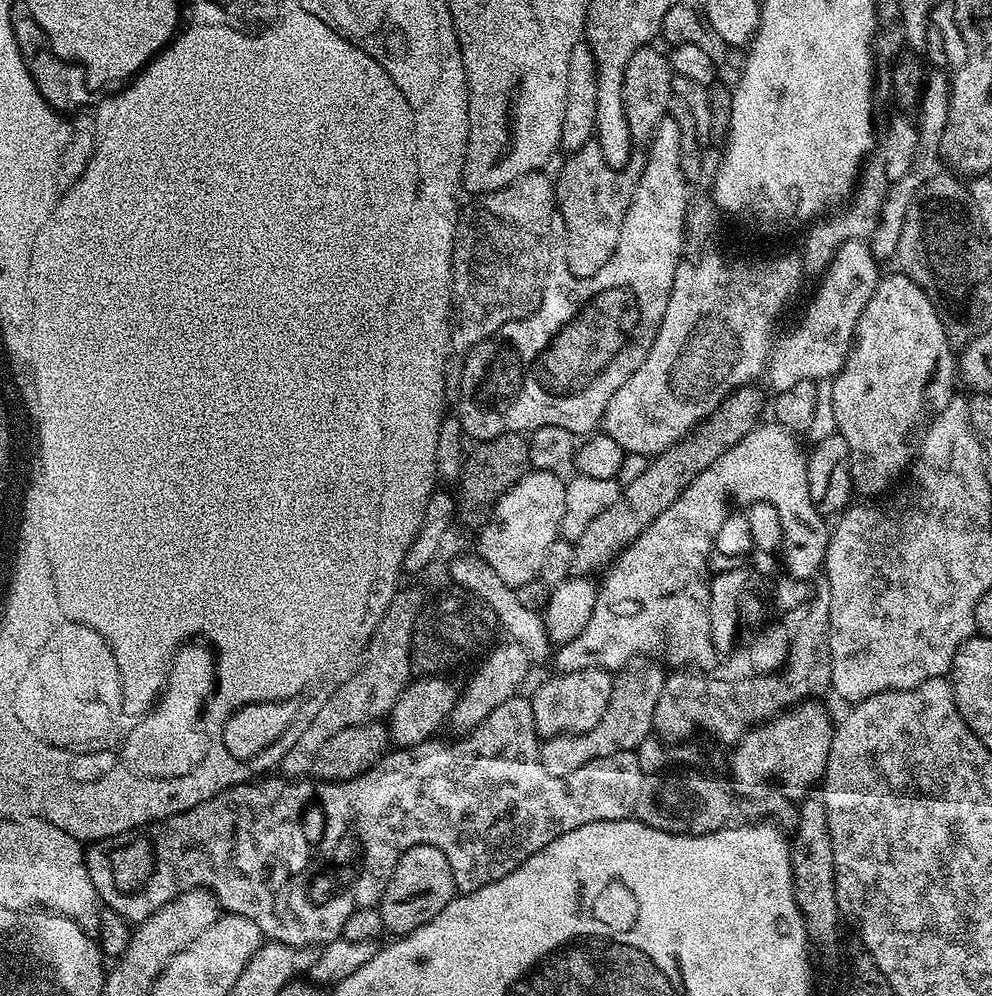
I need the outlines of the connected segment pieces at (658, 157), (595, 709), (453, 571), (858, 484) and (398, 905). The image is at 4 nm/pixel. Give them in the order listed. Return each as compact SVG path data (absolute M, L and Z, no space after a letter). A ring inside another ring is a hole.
M671 118L658 122L656 135L646 151L648 161L643 161L640 180L626 218L622 218L622 234L614 254L610 254L610 262L592 276L576 276L568 268L563 247L553 247L552 265L544 279L539 306L526 318L506 322L506 326L475 344L464 357L458 415L465 437L472 439L473 436L473 441L483 442L507 432L527 434L538 426L566 426L566 430L577 434L595 433L610 398L642 366L666 314L676 267L686 252L684 240L690 211L690 182L682 174L680 165L678 122Z
M587 668L577 672L552 674L552 677L537 690L531 693L534 710L534 726L537 737L573 736L586 730L594 730L610 706L613 673L607 668Z
M466 552L456 555L448 564L451 580L466 592L471 592L487 605L496 616L497 623L506 630L509 639L526 650L531 661L542 660L552 652L552 643L545 629L543 615L524 609L519 604L516 590L508 583L502 582L501 575L477 553Z
M899 270L893 273L893 276L885 275L881 279L870 302L866 302L846 362L832 380L836 431L846 438L846 446L850 446L852 487L860 498L876 498L879 492L887 493L887 488L905 475L920 447L924 429L932 417L944 409L946 402L952 400L952 376L954 380L958 372L953 345L948 342L946 330L930 298L926 298L924 291L909 276Z
M419 844L406 850L402 858L398 858L380 899L378 911L385 929L389 933L392 931L393 937L399 938L418 930L418 926L426 926L430 918L440 913L455 895L456 883L446 854L442 854L438 846Z

